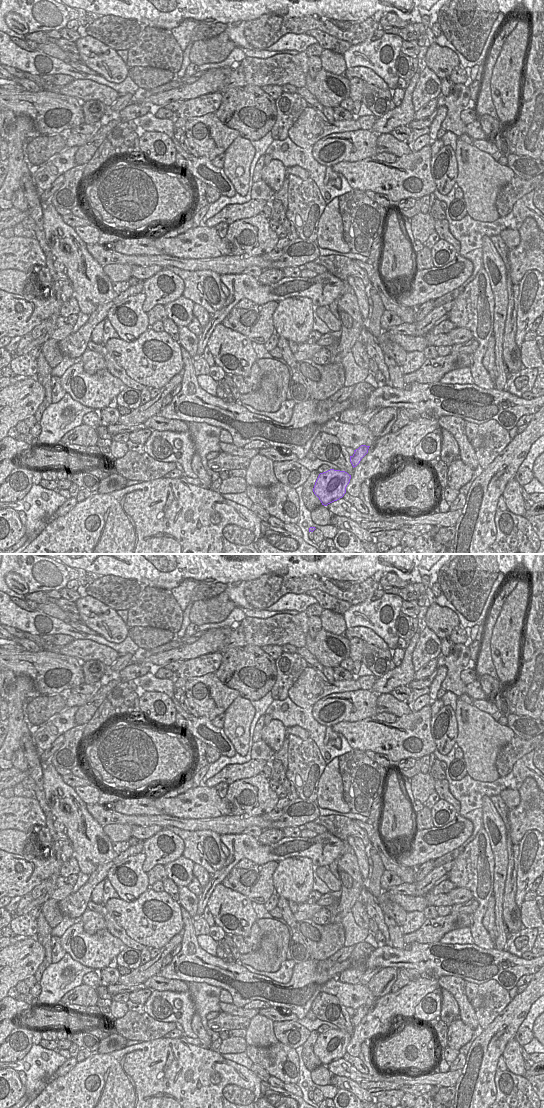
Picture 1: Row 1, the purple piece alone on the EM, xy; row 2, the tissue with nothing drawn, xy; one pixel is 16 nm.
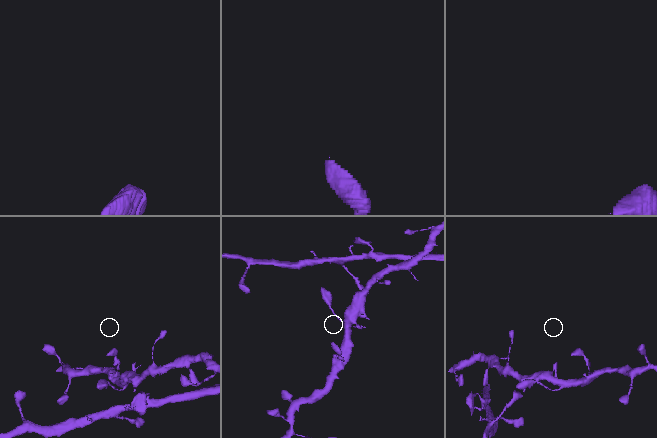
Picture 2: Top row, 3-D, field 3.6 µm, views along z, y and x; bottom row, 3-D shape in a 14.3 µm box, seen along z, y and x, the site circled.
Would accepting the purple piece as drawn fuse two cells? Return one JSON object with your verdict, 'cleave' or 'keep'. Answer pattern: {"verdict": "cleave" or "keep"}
{"verdict": "cleave"}

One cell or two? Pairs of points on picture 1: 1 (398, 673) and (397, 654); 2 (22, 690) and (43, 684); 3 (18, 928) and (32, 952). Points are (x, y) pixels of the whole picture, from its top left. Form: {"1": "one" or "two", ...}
{"1": "two", "2": "two", "3": "two"}

